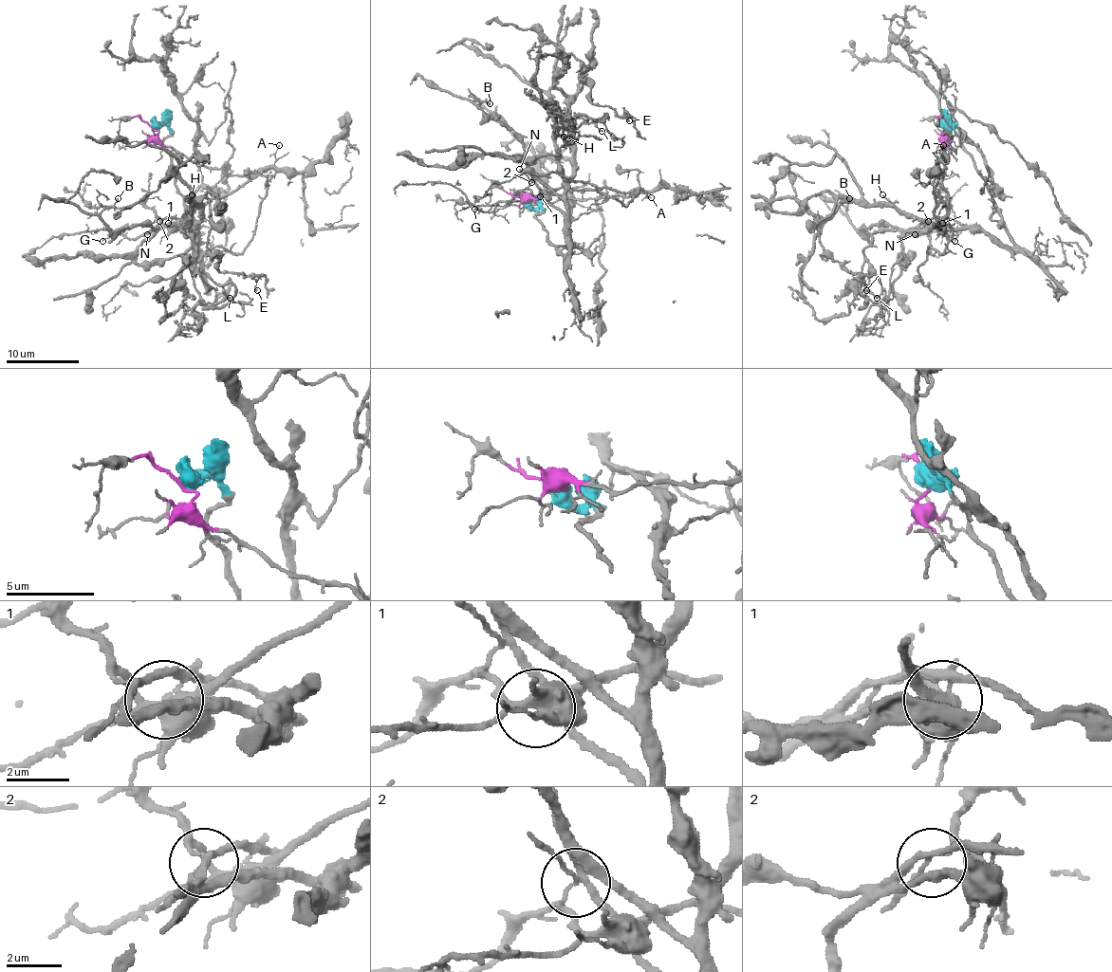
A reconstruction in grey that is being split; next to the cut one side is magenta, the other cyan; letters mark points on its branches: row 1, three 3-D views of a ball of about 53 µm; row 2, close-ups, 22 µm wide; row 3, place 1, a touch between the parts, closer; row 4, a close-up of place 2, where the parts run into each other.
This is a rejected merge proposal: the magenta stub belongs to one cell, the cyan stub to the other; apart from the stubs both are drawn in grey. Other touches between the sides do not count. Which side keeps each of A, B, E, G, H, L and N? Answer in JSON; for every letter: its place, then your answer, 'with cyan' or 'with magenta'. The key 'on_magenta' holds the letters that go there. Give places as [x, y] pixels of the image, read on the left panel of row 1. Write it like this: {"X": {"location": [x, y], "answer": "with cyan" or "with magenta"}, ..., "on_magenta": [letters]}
{"A": {"location": [279, 145], "answer": "with magenta"}, "B": {"location": [118, 198], "answer": "with cyan"}, "E": {"location": [257, 290], "answer": "with cyan"}, "G": {"location": [102, 241], "answer": "with magenta"}, "H": {"location": [192, 194], "answer": "with cyan"}, "L": {"location": [230, 298], "answer": "with cyan"}, "N": {"location": [147, 234], "answer": "with magenta"}, "on_magenta": ["A", "G", "N"]}

